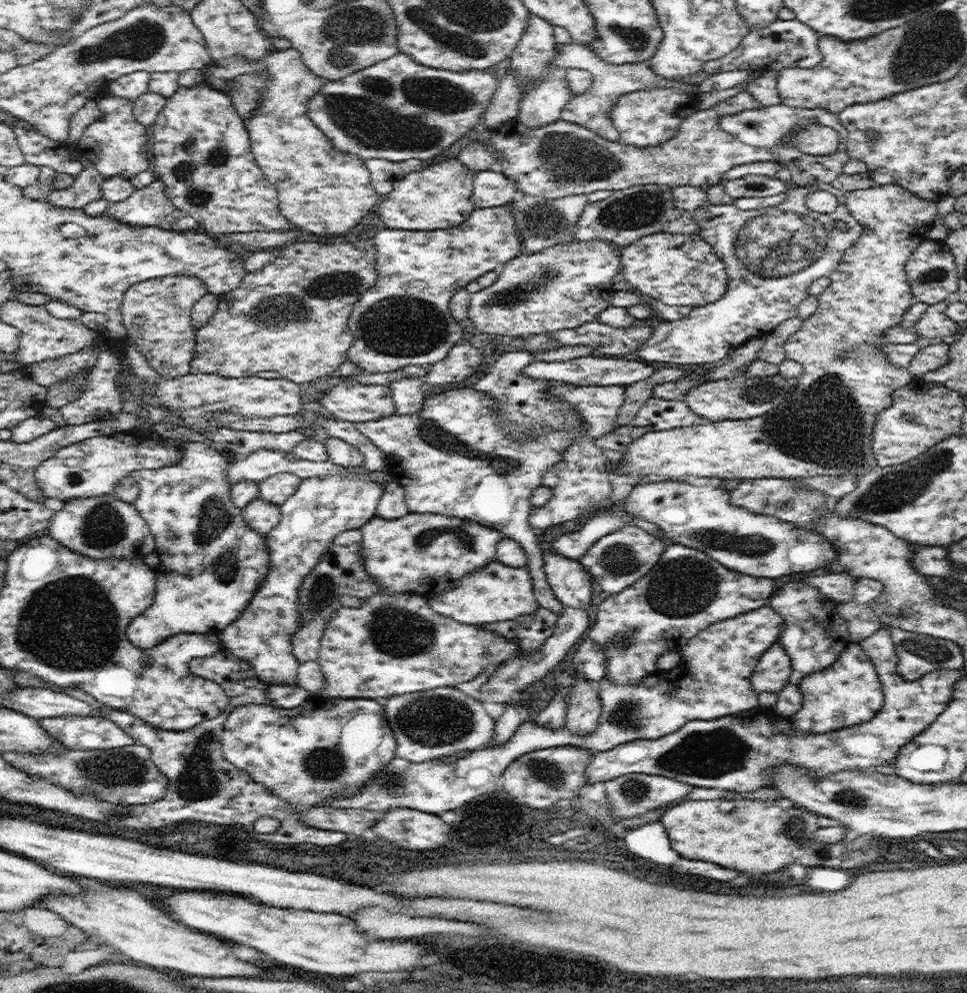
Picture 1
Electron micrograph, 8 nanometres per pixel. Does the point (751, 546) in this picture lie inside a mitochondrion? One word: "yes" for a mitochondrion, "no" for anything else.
yes

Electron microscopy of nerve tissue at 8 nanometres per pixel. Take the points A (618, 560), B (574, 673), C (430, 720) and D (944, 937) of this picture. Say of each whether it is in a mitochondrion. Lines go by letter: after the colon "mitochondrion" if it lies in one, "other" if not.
A: mitochondrion
B: other
C: mitochondrion
D: other

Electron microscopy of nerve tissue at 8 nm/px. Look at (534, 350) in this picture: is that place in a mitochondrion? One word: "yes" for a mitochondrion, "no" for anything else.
no

